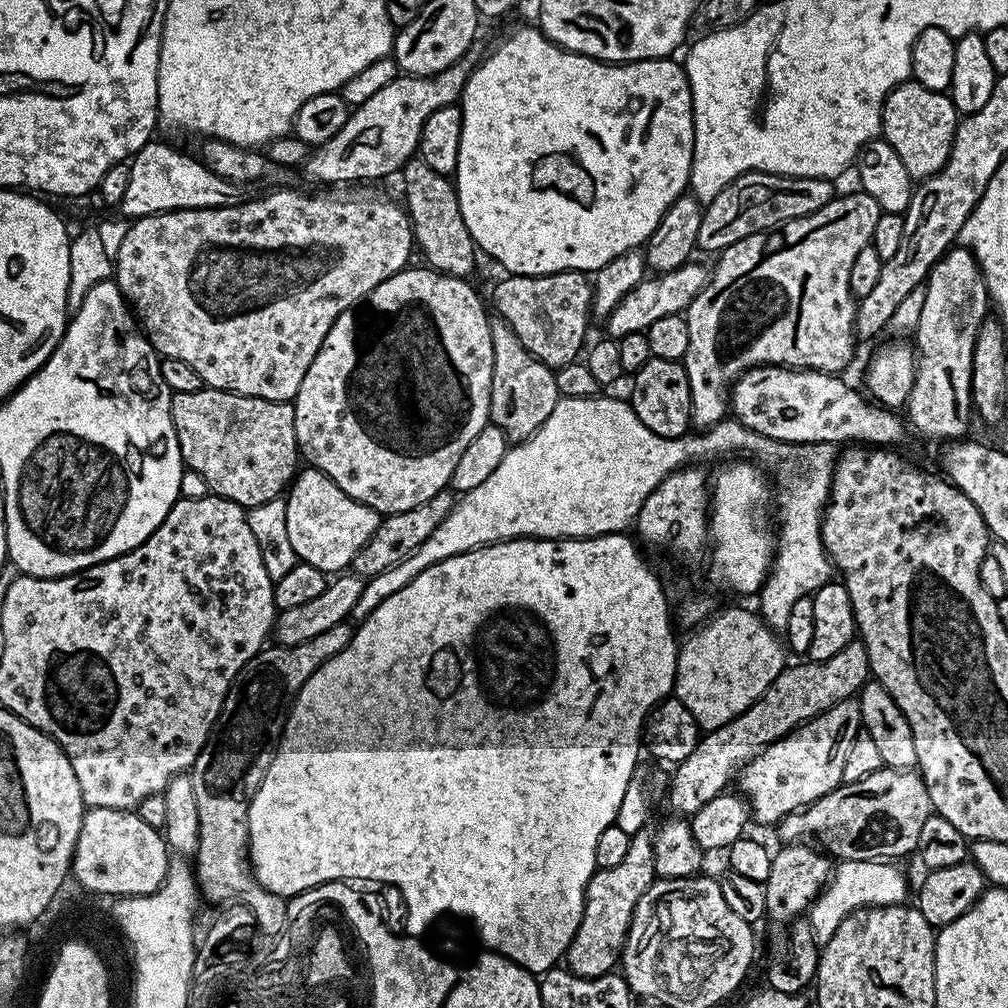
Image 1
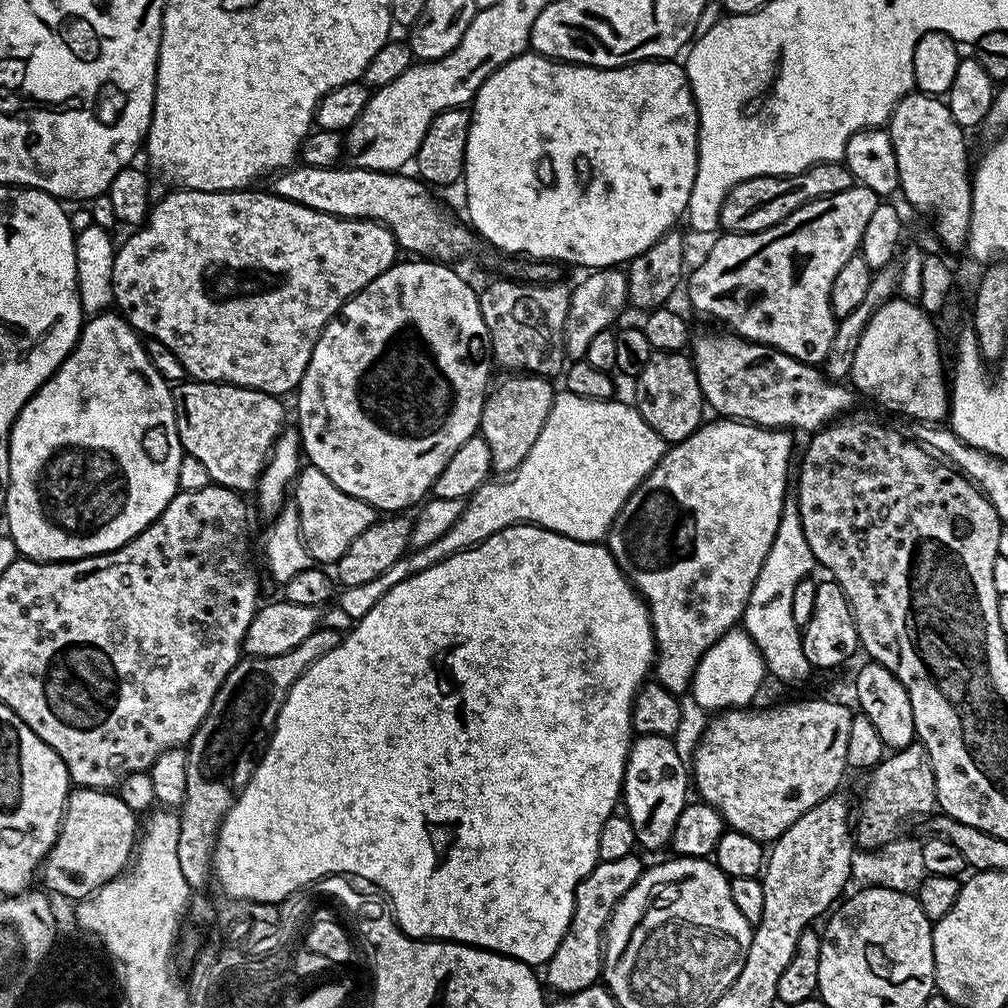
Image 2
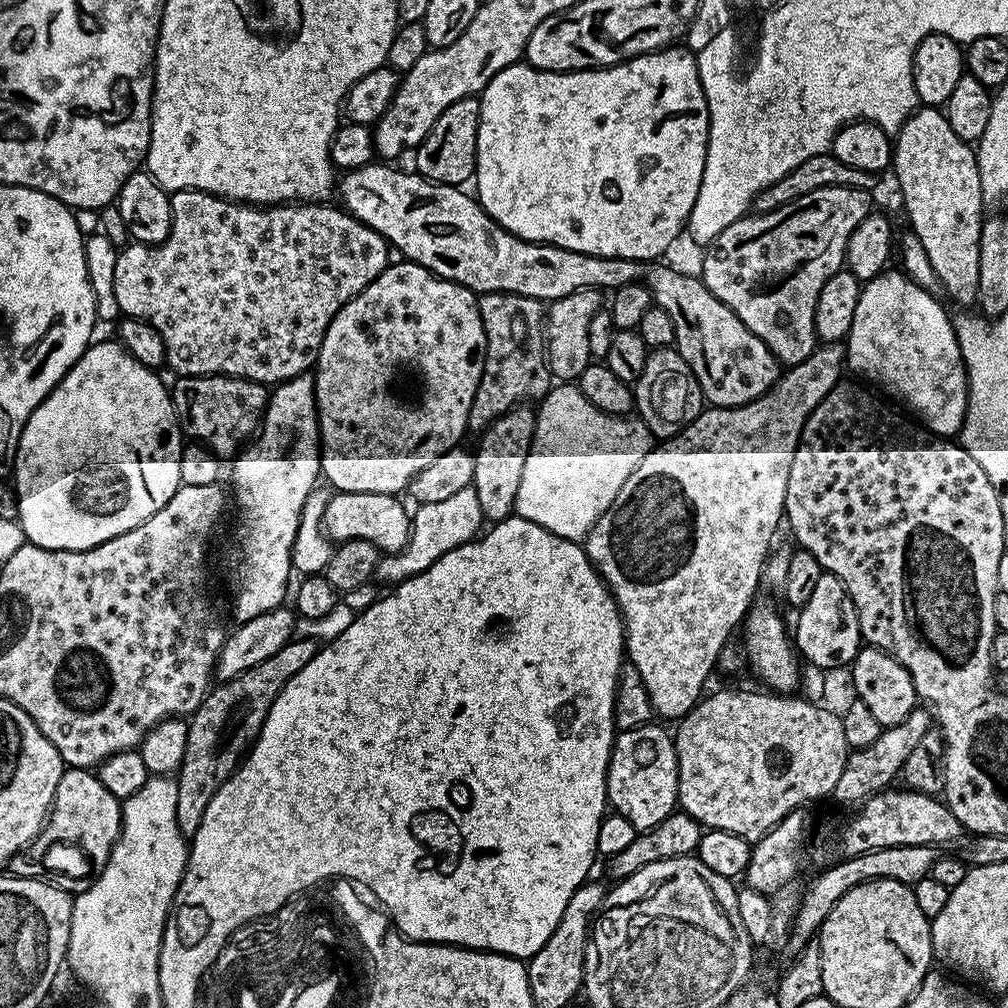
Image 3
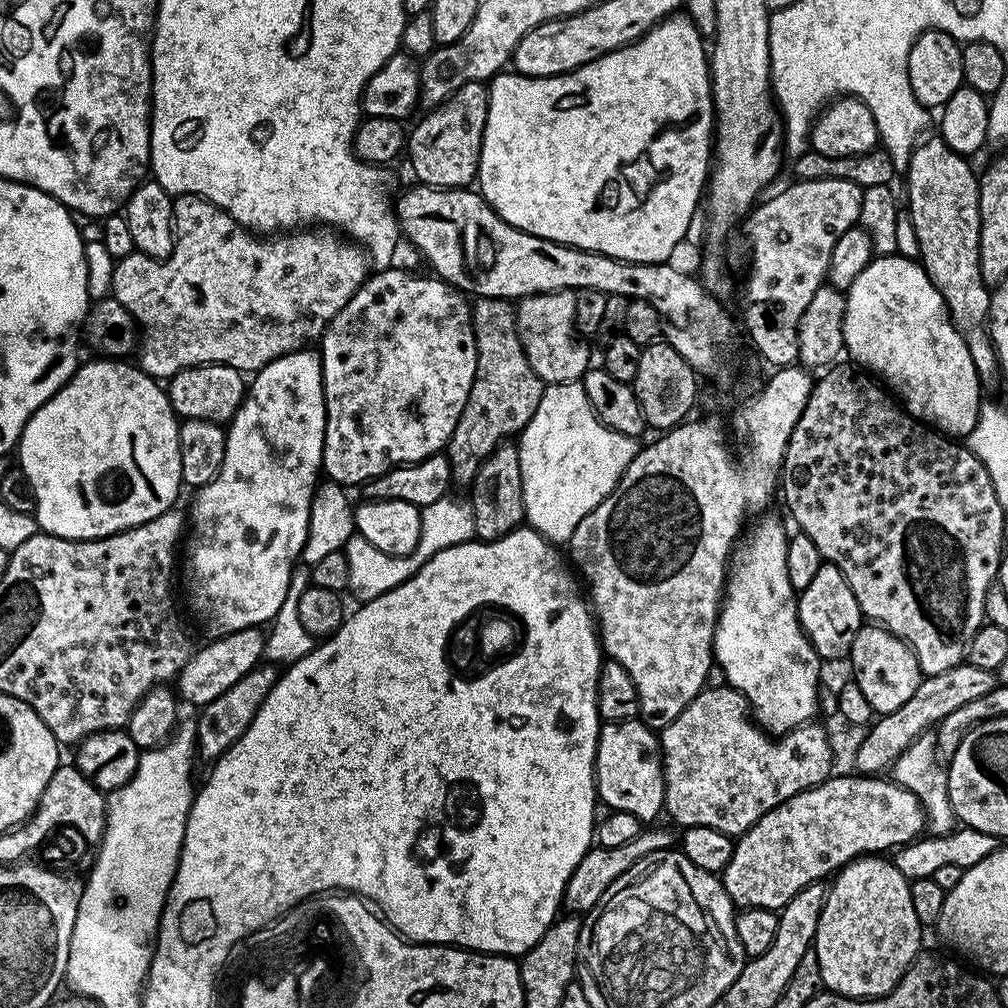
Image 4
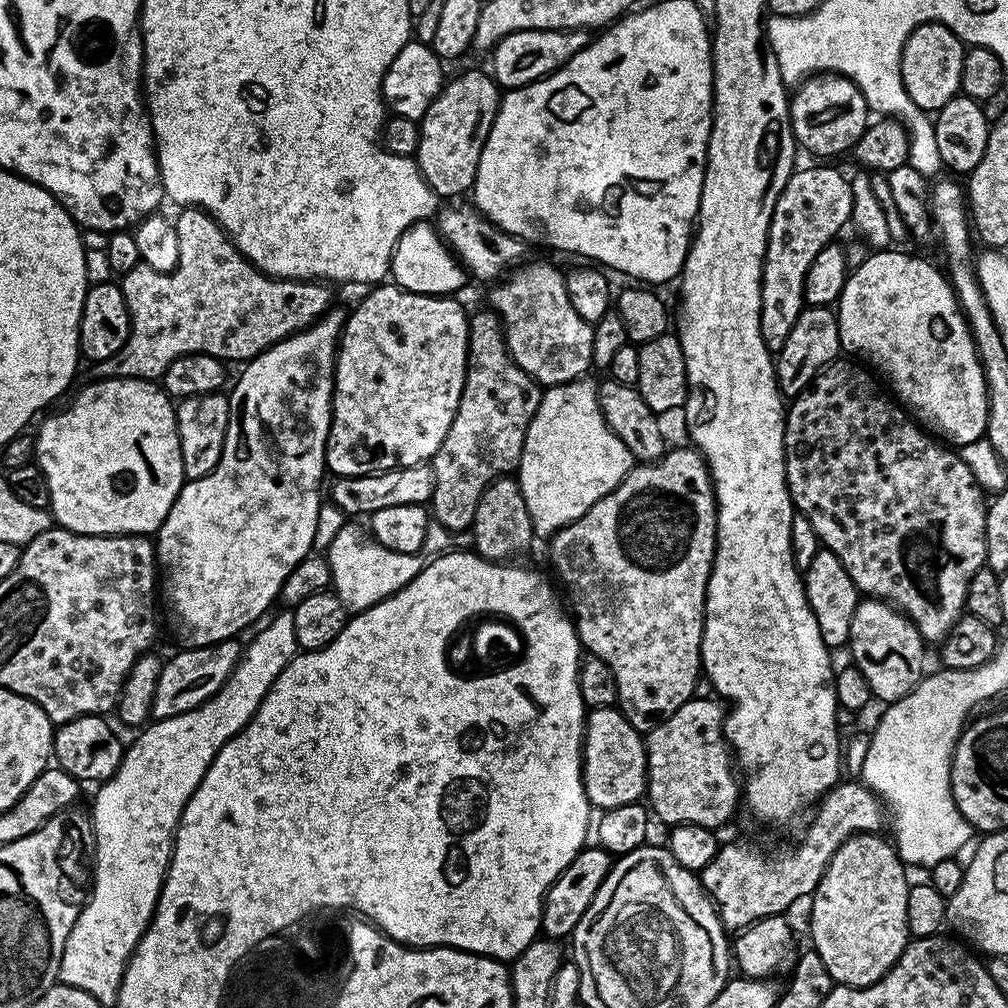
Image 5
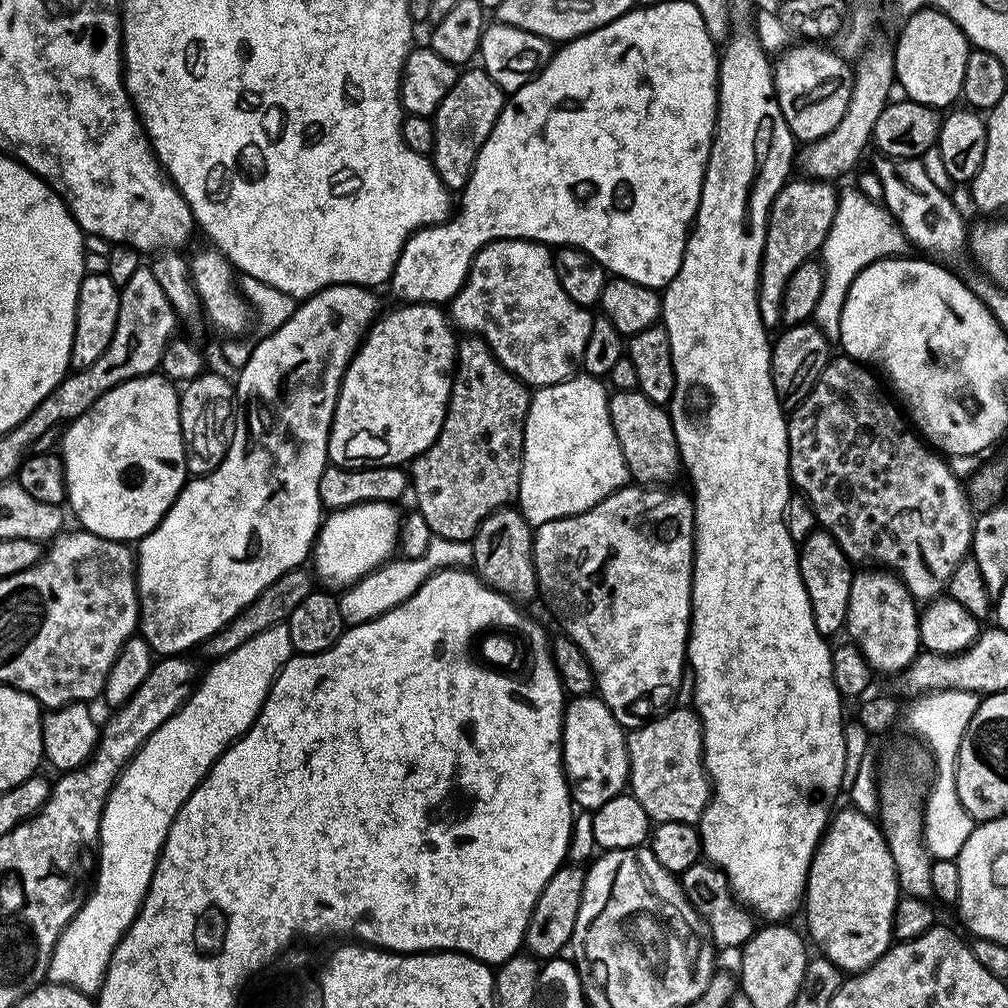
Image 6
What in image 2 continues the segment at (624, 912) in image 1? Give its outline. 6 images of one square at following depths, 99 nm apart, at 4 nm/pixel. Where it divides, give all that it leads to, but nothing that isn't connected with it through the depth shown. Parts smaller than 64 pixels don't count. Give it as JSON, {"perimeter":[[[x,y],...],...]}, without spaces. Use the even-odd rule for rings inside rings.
{"perimeter":[[[633,854],[626,858],[618,858],[614,862],[600,860],[590,870],[590,874],[586,878],[582,878],[582,882],[576,887],[570,926],[566,930],[562,942],[558,942],[558,950],[554,950],[554,954],[542,968],[543,983],[549,989],[552,987],[553,993],[569,996],[578,990],[593,987],[601,979],[602,957],[604,955],[604,927],[608,925],[608,919],[611,918],[612,911],[619,906],[620,899],[626,894],[626,890],[630,890],[630,886],[634,886],[634,882],[638,882],[642,871],[642,863],[640,864],[638,857],[639,855]]]}

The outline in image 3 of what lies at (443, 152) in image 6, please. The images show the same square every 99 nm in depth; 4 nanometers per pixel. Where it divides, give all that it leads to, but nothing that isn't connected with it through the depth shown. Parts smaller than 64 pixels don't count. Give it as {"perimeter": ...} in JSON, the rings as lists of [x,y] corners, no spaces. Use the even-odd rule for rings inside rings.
{"perimeter":[[[467,96],[454,106],[446,106],[438,114],[438,122],[426,134],[426,138],[414,149],[415,171],[425,180],[436,184],[464,186],[476,175],[476,147],[478,146],[478,126],[480,125],[480,102],[476,96]]]}

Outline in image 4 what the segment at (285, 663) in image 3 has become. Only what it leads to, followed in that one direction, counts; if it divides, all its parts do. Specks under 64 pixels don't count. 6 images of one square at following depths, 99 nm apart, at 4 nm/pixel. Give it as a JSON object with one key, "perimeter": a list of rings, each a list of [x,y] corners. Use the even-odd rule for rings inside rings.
{"perimeter":[[[261,662],[251,668],[245,676],[238,678],[238,682],[230,686],[230,690],[218,694],[214,702],[203,705],[199,709],[200,717],[195,717],[194,723],[196,725],[196,751],[201,761],[219,760],[230,746],[234,746],[234,742],[238,742],[238,738],[242,738],[242,734],[246,734],[250,722],[254,722],[254,714],[258,714],[266,694],[270,694],[270,690],[276,684],[277,675],[277,665]]]}

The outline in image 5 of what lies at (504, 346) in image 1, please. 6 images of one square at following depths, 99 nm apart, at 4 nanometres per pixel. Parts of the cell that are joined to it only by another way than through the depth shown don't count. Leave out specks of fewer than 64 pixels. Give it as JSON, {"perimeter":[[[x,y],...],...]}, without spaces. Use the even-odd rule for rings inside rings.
{"perimeter":[[[511,475],[499,476],[478,498],[478,510],[474,510],[470,540],[474,545],[476,555],[484,560],[508,562],[513,558],[520,558],[524,551],[532,544],[534,529],[530,510],[526,506],[526,498],[520,489],[519,479]]]}

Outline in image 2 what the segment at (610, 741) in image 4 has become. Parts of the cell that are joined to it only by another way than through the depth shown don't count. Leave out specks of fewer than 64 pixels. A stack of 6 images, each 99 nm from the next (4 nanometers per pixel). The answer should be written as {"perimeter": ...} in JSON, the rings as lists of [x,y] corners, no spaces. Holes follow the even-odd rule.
{"perimeter":[[[636,736],[632,743],[628,746],[628,757],[626,758],[626,766],[624,767],[624,787],[622,789],[622,812],[627,816],[628,821],[634,826],[636,831],[636,843],[641,849],[649,848],[650,851],[656,852],[659,848],[667,849],[672,843],[672,831],[678,822],[678,814],[682,814],[685,804],[690,800],[690,768],[684,760],[680,757],[678,749],[672,745],[673,741],[666,736]]]}

